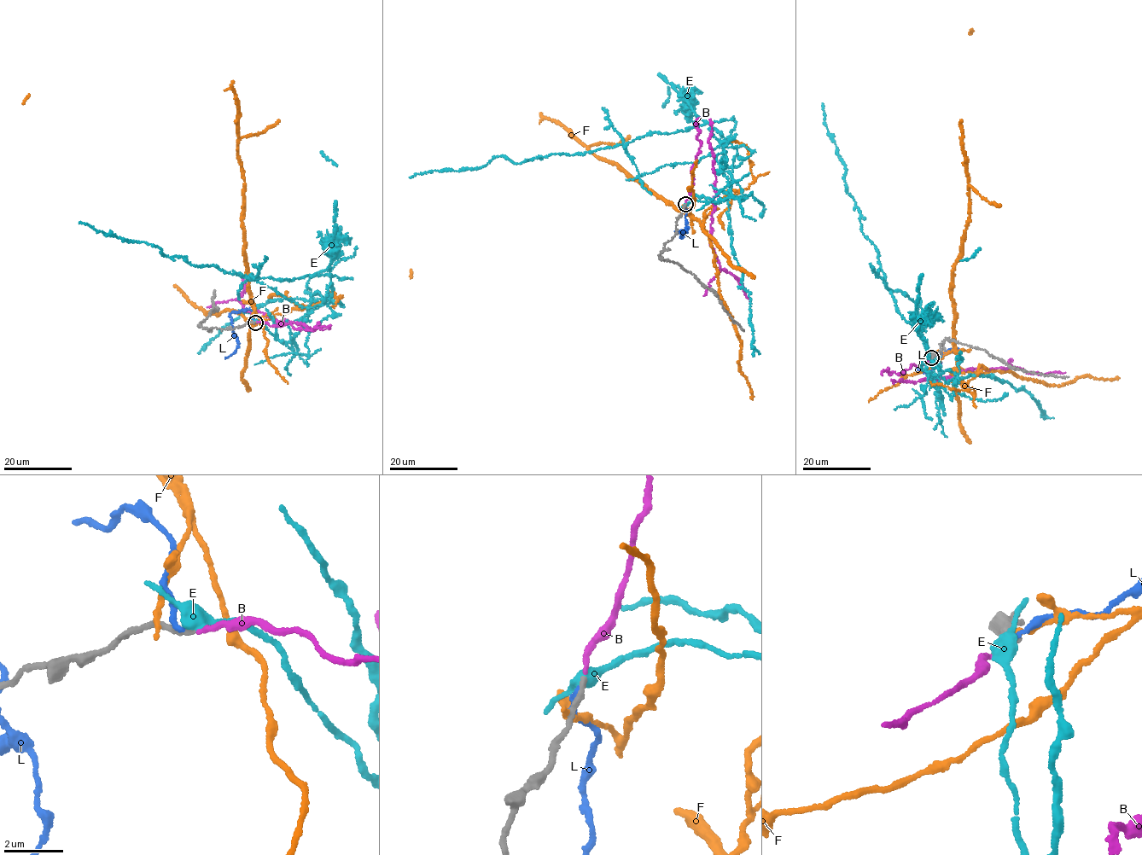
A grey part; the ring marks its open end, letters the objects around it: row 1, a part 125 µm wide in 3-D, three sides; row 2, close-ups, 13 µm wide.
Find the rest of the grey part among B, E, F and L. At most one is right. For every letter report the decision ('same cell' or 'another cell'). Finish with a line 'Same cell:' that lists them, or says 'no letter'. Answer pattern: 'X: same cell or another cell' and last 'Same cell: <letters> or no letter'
B: same cell
E: another cell
F: another cell
L: another cell
Same cell: B

